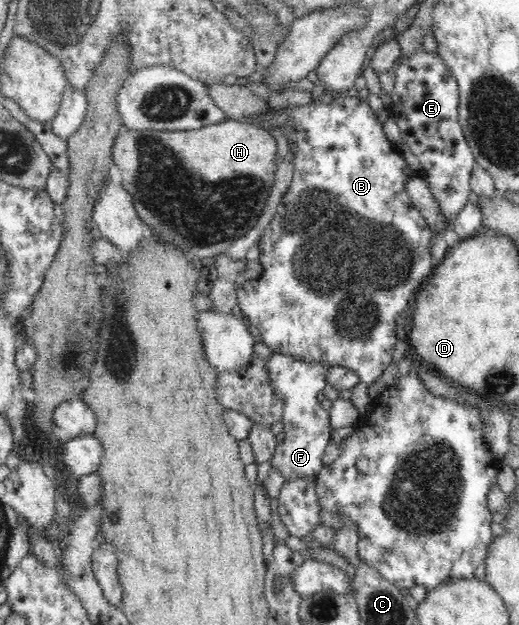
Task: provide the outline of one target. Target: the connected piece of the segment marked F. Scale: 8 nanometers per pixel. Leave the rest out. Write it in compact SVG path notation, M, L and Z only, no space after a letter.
M284 354L270 356L266 366L275 395L282 398L282 423L285 433L283 443L278 444L274 457L270 459L271 469L280 472L284 481L291 481L292 478L314 479L324 467L322 457L332 435L330 412L320 404L324 387L328 385L326 371L330 366L306 362Z

